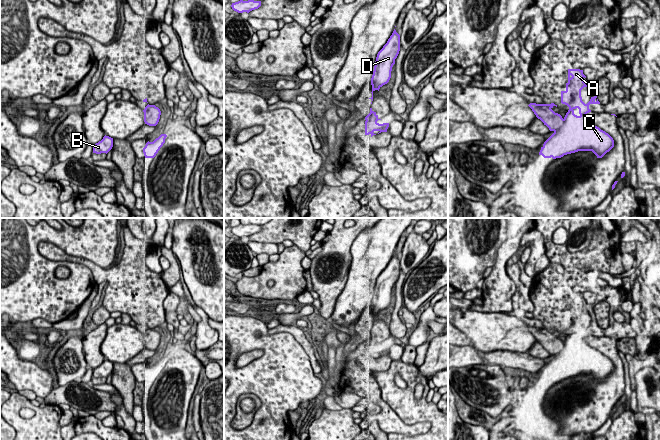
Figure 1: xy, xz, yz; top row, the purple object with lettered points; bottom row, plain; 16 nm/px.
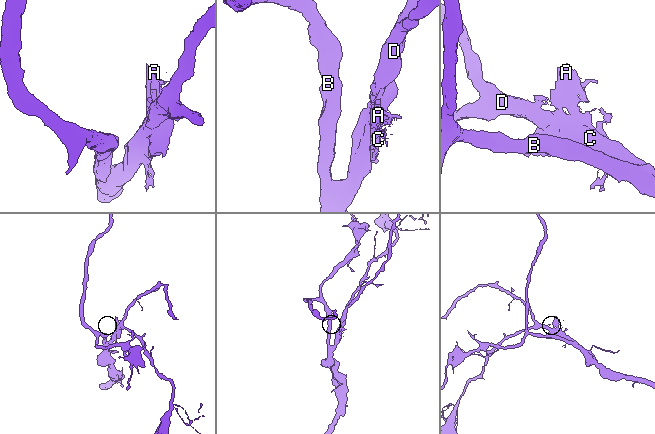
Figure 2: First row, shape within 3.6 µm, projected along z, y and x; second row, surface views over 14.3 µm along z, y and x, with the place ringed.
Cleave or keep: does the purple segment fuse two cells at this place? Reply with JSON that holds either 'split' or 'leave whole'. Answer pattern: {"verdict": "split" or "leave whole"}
{"verdict": "leave whole"}

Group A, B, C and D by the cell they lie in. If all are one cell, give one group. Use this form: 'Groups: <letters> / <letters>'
Groups: A B C D

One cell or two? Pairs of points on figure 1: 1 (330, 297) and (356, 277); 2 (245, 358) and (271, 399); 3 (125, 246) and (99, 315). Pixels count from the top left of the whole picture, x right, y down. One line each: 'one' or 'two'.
1: two
2: two
3: two

